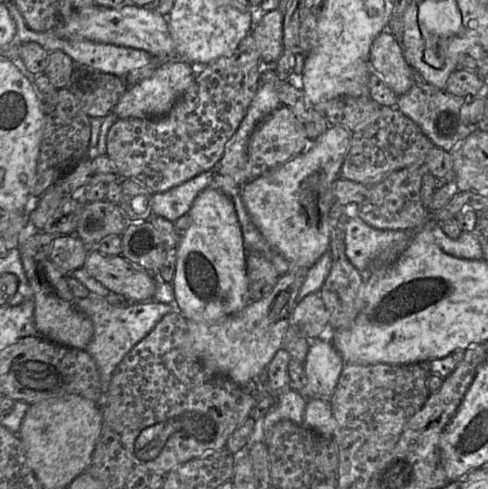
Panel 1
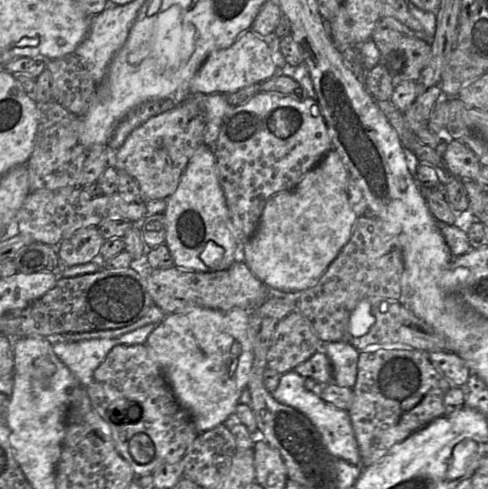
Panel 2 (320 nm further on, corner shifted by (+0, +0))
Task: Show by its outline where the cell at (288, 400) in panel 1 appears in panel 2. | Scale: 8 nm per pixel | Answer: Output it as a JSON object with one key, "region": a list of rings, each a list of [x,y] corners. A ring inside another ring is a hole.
{"region":[[[293,370],[282,374],[278,387],[272,392],[273,398],[303,413],[319,432],[325,450],[335,459],[342,459],[355,466],[361,466],[361,456],[348,411],[325,402],[318,392],[308,391],[304,387],[304,380],[305,377]]]}

